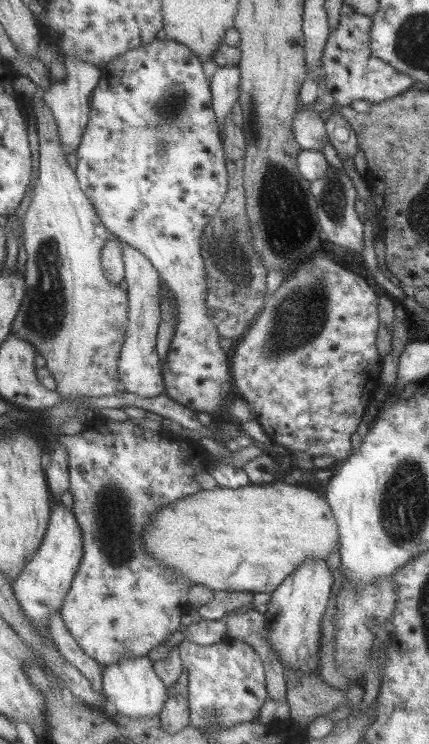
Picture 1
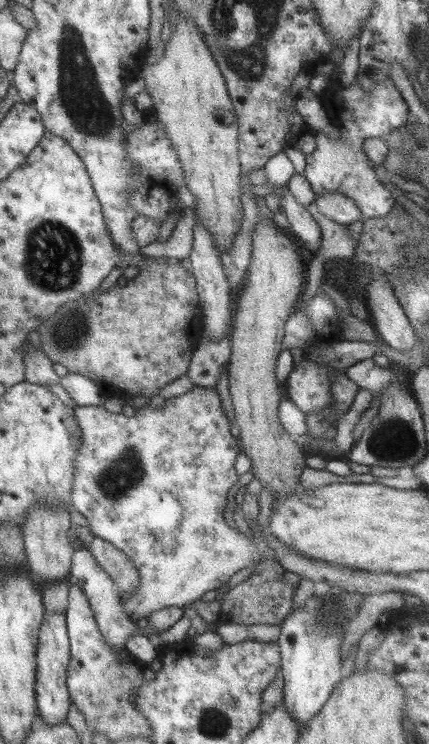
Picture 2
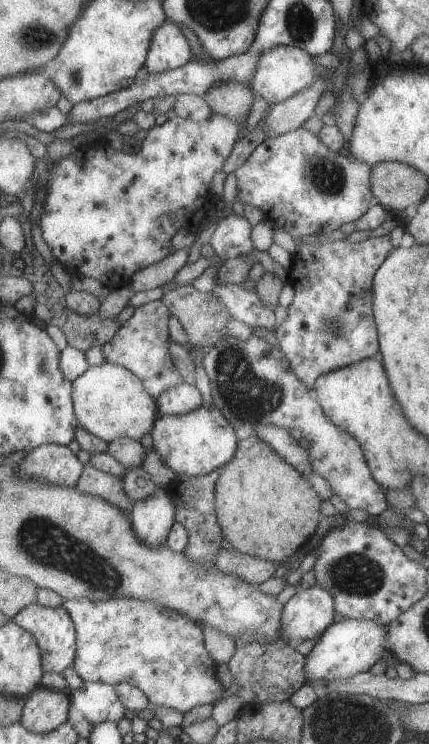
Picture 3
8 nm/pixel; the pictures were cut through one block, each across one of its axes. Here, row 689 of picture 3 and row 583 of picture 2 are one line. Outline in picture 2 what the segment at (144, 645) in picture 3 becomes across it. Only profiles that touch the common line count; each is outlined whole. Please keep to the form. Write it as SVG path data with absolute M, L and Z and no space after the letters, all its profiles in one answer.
M192 386L192 388L179 396L168 398L161 408L151 408L148 406L138 407L133 415L127 417L122 413L115 414L108 412L103 405L97 406L79 406L73 407L73 418L79 426L81 432L81 445L73 457L73 485L71 485L71 506L73 509L82 514L87 523L89 523L90 532L110 542L117 550L123 552L135 566L137 574L139 574L139 585L133 593L121 593L121 606L128 616L135 614L138 617L145 617L163 606L185 607L191 602L197 602L201 598L201 594L209 592L209 590L218 590L222 584L225 584L237 570L241 568L251 567L261 561L261 559L275 559L273 550L265 544L265 540L260 538L257 533L253 532L252 538L247 538L234 527L229 527L223 518L223 511L227 508L226 503L227 492L229 488L237 482L237 474L233 469L235 456L240 453L238 439L229 433L231 423L227 419L227 415L221 409L221 401L219 395L214 388L201 388Z

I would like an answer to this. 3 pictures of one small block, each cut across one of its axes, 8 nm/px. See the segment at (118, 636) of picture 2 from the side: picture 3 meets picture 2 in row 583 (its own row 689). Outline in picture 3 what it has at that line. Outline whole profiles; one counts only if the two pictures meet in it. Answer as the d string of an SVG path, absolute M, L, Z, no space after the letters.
M82 681L77 690L67 690L70 705L75 706L83 718L93 724L117 722L125 712L111 685L100 682Z

